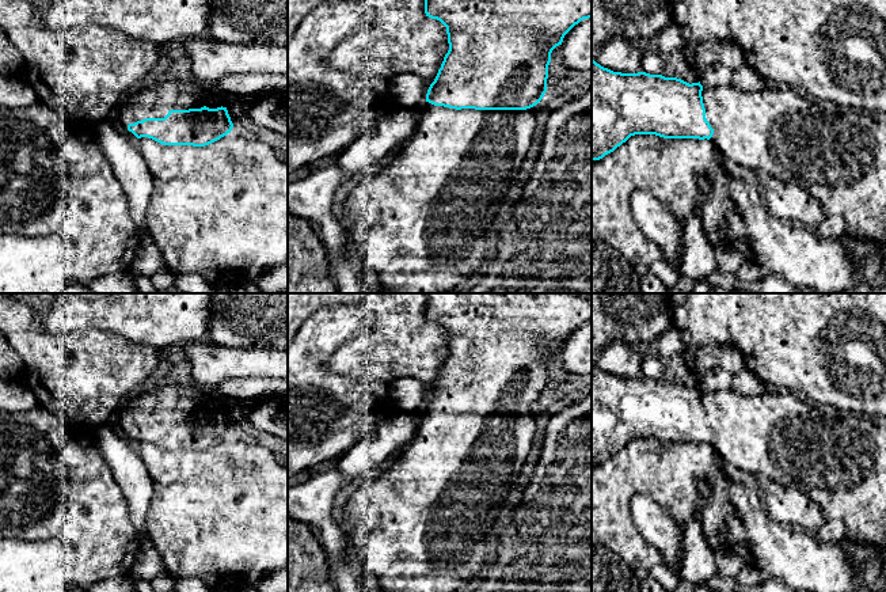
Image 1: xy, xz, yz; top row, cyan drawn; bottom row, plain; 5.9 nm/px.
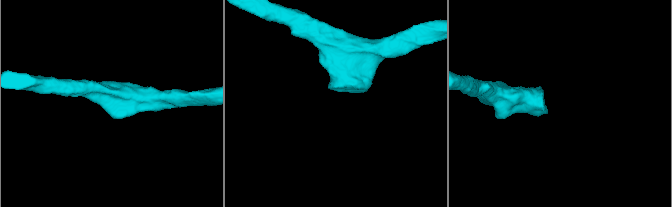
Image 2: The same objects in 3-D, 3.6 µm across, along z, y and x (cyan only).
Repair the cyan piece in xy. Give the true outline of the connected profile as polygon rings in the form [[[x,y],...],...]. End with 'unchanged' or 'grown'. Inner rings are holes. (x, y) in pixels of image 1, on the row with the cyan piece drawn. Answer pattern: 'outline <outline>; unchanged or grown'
outline [[[194,80],[138,87],[122,99],[115,114],[134,140],[148,137],[163,145],[205,147],[233,128],[220,95]]]; grown

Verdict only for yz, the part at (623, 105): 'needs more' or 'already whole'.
needs more

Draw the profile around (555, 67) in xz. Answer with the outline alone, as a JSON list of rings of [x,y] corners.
[[[562,45],[556,46],[551,53],[551,62],[548,65],[548,79],[551,76],[559,76],[566,68],[562,64]]]

